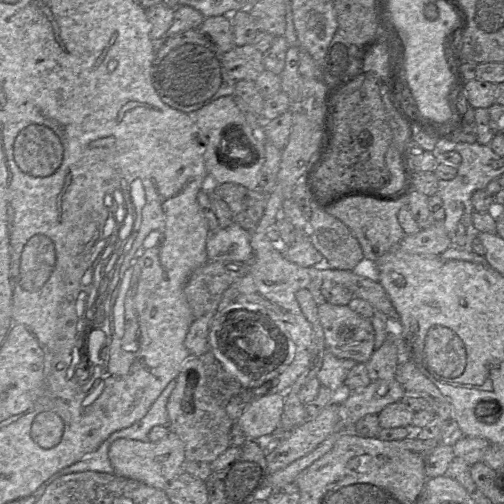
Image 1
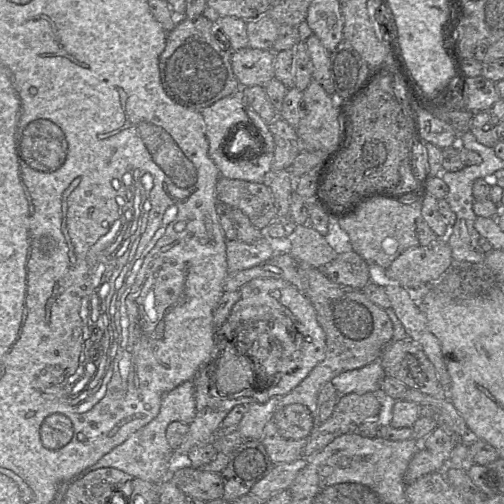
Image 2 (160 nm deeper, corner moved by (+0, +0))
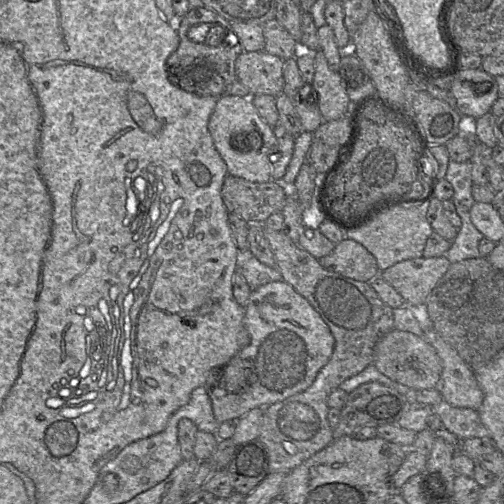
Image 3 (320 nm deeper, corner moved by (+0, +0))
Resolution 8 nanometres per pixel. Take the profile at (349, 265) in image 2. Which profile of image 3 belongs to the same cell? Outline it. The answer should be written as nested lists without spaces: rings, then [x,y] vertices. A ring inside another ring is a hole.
[[[348,238],[335,244],[333,251],[318,261],[325,269],[360,282],[370,283],[381,273],[373,254]]]

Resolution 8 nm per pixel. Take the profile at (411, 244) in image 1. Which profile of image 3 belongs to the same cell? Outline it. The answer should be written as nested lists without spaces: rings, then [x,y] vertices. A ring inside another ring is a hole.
[[[446,256],[400,261],[380,273],[405,300],[406,305],[423,308],[429,294],[450,267]]]

